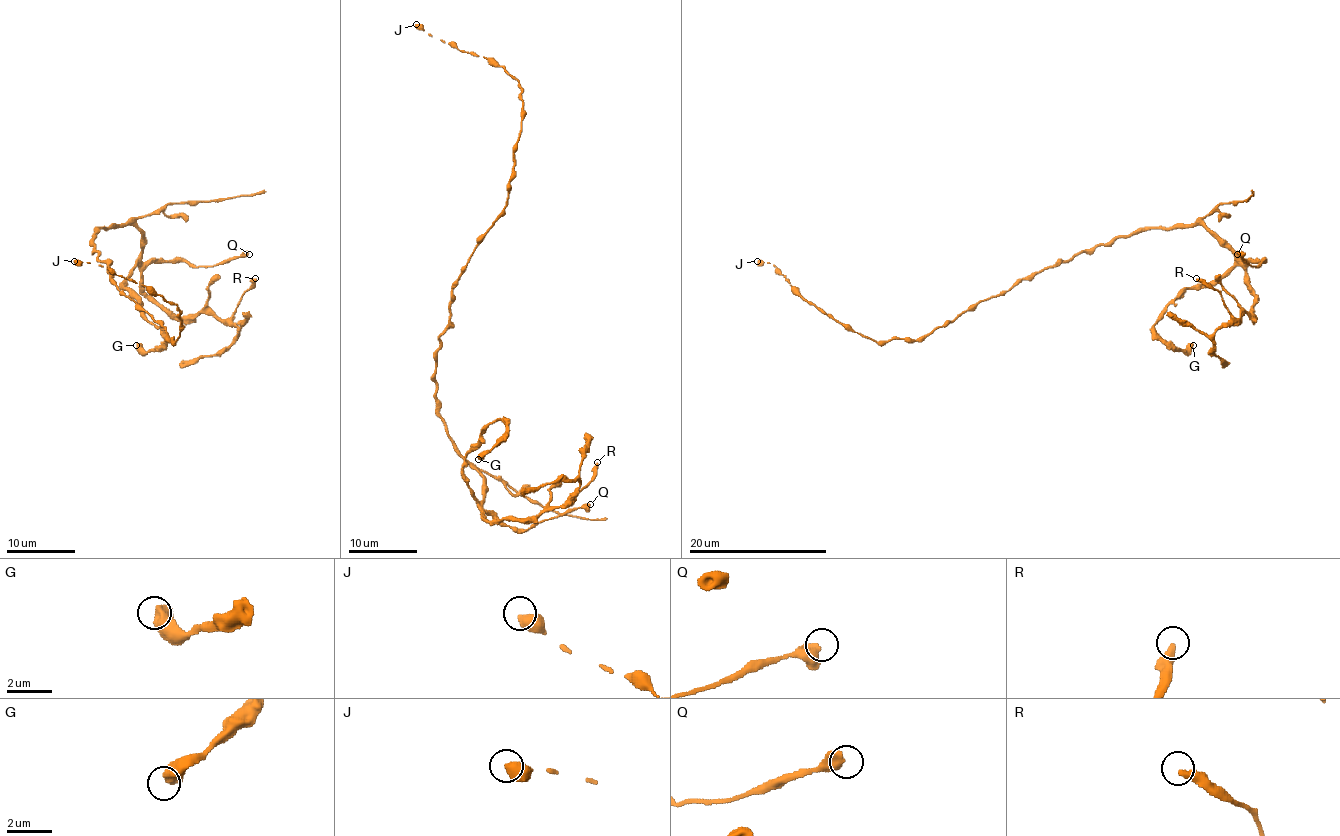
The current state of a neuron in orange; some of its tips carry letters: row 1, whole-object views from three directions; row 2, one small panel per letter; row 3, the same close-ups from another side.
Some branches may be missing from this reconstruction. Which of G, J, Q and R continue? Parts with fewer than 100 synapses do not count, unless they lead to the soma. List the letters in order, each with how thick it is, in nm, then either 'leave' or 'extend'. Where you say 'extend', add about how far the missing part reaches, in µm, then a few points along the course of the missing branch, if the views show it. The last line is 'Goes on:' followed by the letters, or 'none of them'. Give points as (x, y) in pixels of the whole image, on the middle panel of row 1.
G: calibre 650 nm; leave
J: calibre 550 nm; leave
Q: calibre 600 nm; leave
R: calibre 360 nm; leave
Goes on: none of them

